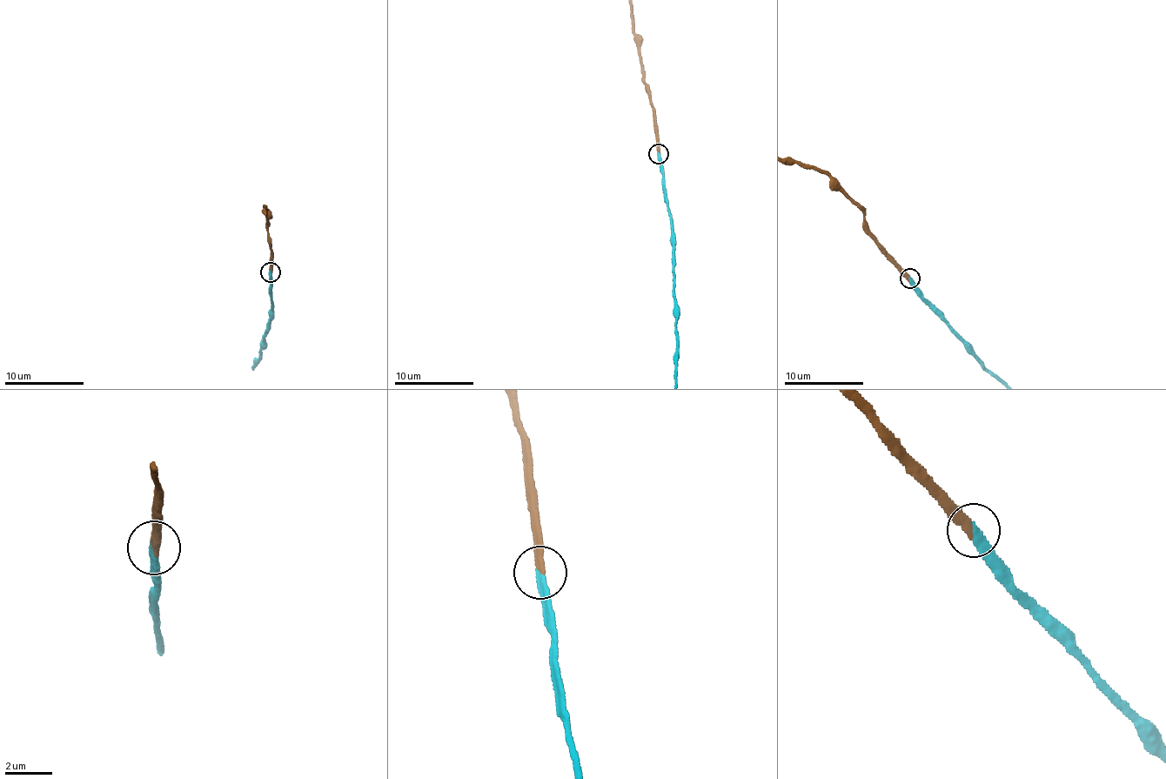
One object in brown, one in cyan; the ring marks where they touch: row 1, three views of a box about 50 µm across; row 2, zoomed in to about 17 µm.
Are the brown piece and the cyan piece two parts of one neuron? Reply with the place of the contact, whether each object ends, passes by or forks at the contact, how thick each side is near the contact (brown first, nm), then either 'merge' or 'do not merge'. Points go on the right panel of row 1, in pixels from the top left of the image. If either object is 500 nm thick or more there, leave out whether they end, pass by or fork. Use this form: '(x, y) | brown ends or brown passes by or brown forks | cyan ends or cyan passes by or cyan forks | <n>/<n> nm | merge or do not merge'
(909, 278) | brown ends | cyan ends | 320/280 nm | merge

